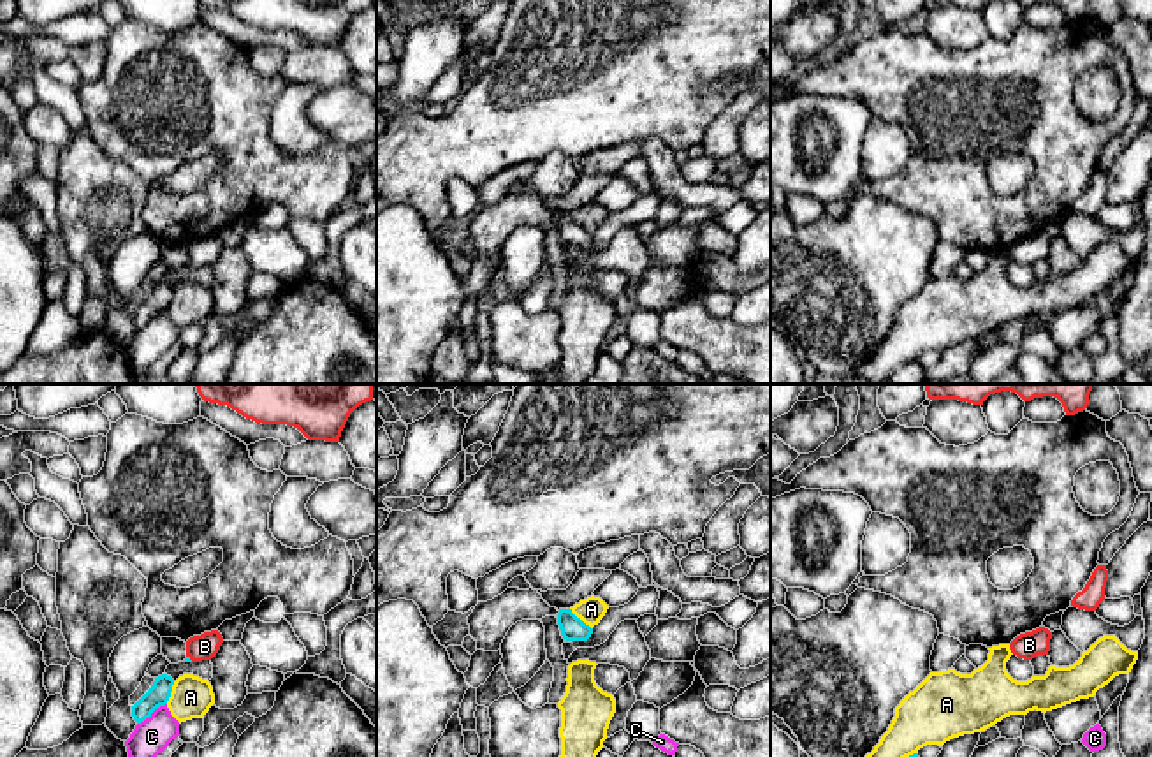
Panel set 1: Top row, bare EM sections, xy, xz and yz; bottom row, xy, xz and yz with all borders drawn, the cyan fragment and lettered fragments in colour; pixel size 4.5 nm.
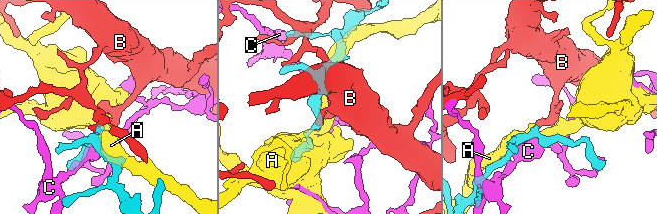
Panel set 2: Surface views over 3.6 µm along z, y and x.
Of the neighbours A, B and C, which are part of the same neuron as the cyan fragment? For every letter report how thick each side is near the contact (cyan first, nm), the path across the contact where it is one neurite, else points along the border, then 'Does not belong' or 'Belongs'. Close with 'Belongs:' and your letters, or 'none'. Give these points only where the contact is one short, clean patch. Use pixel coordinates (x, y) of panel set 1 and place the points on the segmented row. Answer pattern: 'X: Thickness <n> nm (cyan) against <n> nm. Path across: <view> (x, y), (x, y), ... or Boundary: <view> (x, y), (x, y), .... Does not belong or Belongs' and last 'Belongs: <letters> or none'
A: Thickness 110 nm (cyan) against 120 nm. Does not belong
B: Thickness 20 nm (cyan) against 120 nm. Path across: xy (187, 659), (189, 659), (204, 646). Belongs
C: Thickness 100 nm (cyan) against 160 nm. Does not belong
Belongs: B

